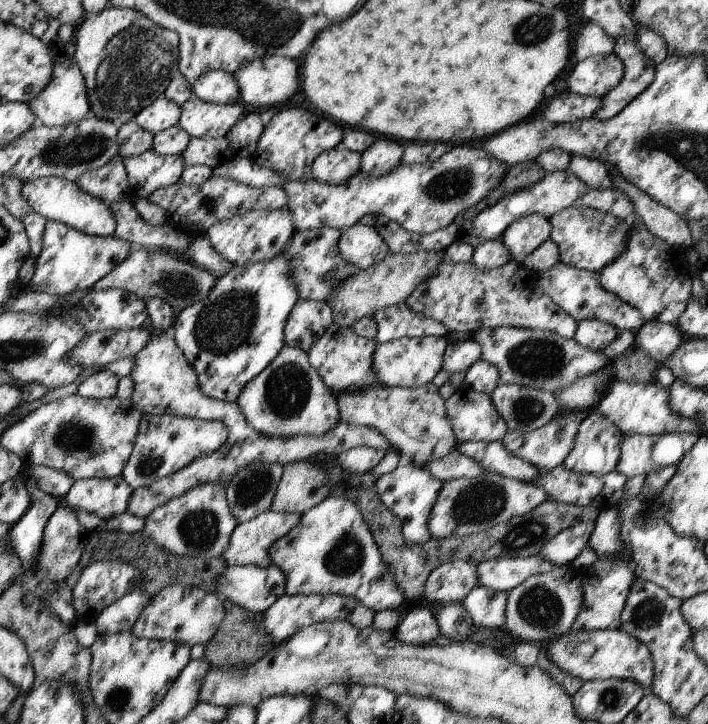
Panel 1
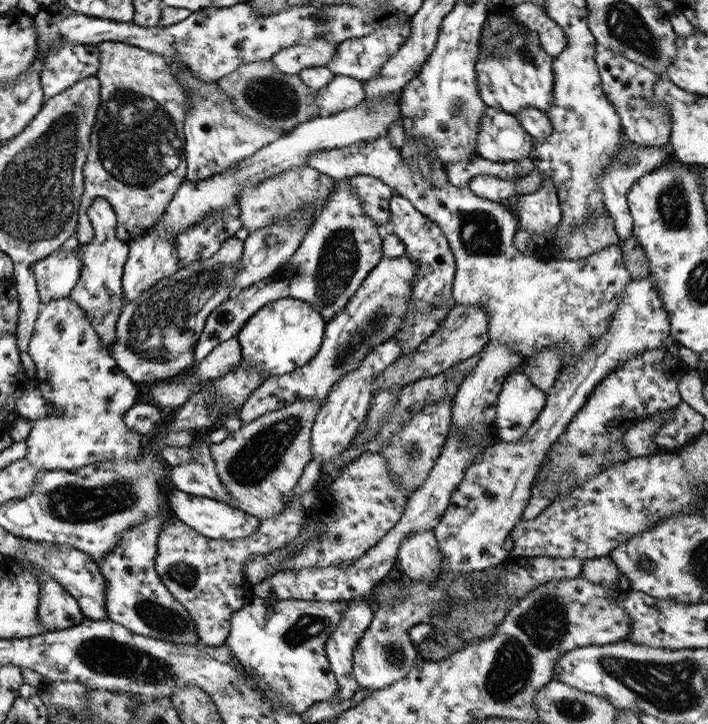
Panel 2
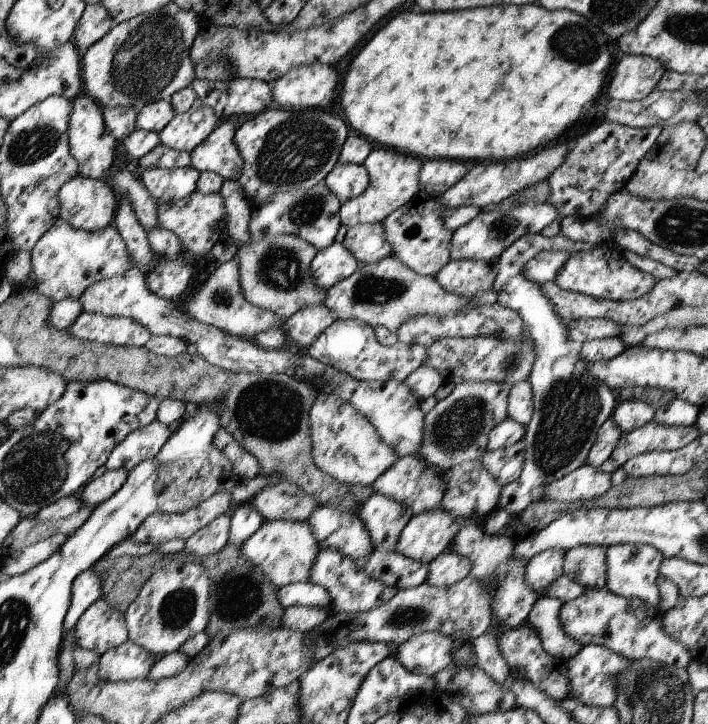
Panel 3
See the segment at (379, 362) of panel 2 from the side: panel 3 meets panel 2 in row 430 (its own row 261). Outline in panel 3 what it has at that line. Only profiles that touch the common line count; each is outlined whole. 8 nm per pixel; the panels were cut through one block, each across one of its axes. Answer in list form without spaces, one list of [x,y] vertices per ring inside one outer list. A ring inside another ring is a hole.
[[[334,241],[330,246],[317,251],[311,262],[311,276],[323,291],[348,278],[361,264],[344,246]]]

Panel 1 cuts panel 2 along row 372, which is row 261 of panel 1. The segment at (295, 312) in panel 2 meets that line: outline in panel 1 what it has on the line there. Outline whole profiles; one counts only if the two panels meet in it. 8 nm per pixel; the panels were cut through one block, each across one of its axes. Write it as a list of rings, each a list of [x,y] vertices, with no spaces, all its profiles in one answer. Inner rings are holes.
[[[282,250],[272,260],[244,266],[232,265],[223,277],[218,278],[208,297],[176,314],[172,324],[173,336],[196,371],[198,386],[204,396],[217,401],[237,402],[243,388],[276,358],[285,345],[284,327],[298,299],[299,292],[291,274],[291,261],[283,256]]]

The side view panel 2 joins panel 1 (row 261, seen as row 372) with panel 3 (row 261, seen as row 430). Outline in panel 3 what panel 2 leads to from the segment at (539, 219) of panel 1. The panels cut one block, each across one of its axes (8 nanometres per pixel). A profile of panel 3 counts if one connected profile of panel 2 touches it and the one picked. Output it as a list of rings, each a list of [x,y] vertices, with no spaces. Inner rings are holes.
[[[540,232],[526,233],[516,239],[496,260],[498,262],[498,274],[492,289],[498,295],[497,301],[502,306],[515,310],[520,314],[524,324],[526,324],[526,333],[530,334],[530,338],[534,341],[535,349],[537,350],[536,360],[528,380],[533,390],[534,412],[531,421],[525,427],[523,438],[526,445],[524,468],[522,474],[514,483],[508,483],[501,487],[499,498],[499,506],[507,510],[512,516],[520,514],[525,508],[528,508],[528,505],[544,499],[546,489],[550,486],[550,483],[560,480],[563,476],[586,464],[585,460],[596,440],[598,429],[604,424],[605,420],[611,417],[612,411],[618,402],[618,393],[612,392],[600,381],[594,380],[594,377],[590,376],[588,372],[588,362],[581,358],[581,353],[569,349],[567,327],[555,313],[551,301],[543,295],[541,285],[530,282],[523,275],[523,266],[539,252],[572,251],[573,249],[591,251],[596,248],[597,245],[592,243],[585,243],[584,241],[573,242],[562,233],[553,239],[546,238]]]

